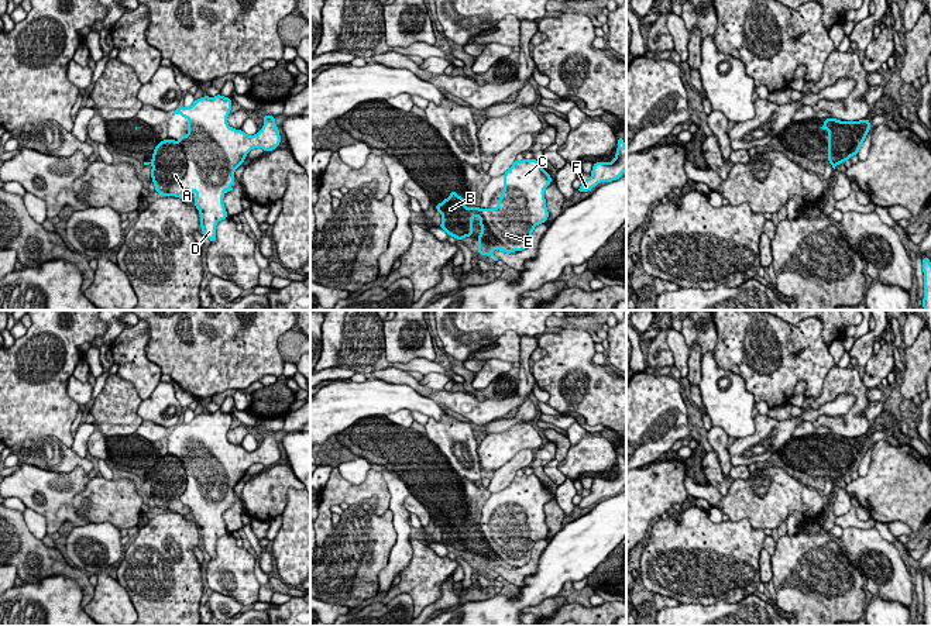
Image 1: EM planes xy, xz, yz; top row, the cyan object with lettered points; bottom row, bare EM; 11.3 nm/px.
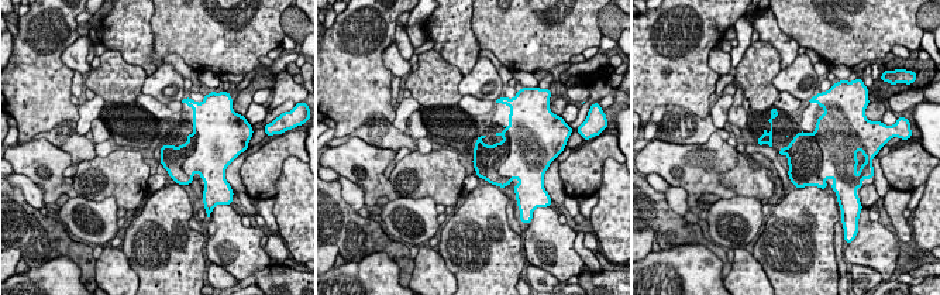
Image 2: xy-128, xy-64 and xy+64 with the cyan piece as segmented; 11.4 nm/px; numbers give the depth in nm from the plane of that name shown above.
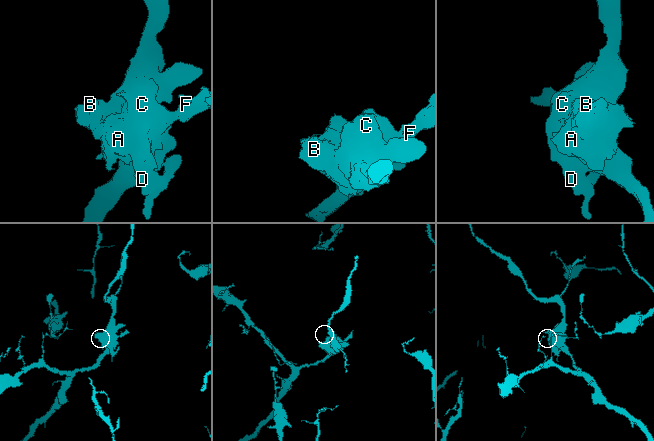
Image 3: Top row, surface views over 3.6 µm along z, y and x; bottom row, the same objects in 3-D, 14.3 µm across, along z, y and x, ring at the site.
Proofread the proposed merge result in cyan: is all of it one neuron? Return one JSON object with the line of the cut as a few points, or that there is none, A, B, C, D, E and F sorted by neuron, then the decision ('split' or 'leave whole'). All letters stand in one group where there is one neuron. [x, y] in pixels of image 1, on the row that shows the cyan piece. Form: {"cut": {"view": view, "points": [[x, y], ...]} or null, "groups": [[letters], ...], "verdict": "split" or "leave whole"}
{"cut": null, "groups": [["A", "B", "C", "D", "E", "F"]], "verdict": "leave whole"}

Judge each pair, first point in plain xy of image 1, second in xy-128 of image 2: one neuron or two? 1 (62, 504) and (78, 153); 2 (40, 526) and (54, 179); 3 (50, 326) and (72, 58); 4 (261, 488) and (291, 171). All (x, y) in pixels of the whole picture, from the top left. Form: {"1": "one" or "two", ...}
{"1": "two", "2": "two", "3": "two", "4": "two"}

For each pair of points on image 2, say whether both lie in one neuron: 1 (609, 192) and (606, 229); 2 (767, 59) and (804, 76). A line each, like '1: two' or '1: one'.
1: one
2: two

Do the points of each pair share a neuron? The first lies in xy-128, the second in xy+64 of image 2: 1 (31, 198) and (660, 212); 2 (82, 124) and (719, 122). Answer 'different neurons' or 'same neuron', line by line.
1: different neurons
2: same neuron

